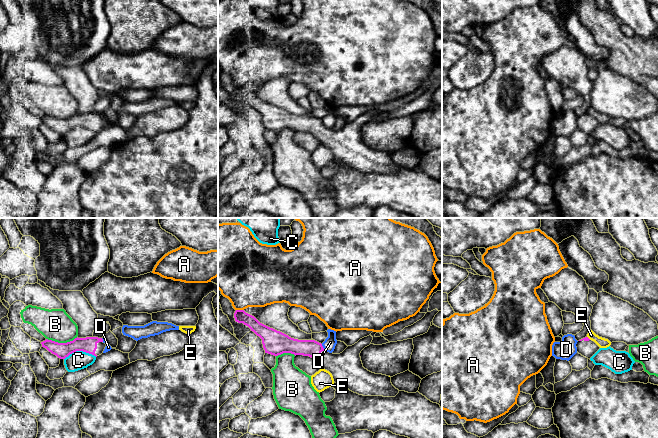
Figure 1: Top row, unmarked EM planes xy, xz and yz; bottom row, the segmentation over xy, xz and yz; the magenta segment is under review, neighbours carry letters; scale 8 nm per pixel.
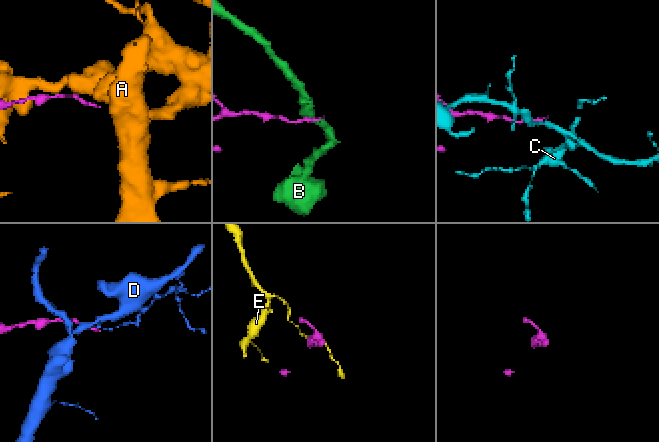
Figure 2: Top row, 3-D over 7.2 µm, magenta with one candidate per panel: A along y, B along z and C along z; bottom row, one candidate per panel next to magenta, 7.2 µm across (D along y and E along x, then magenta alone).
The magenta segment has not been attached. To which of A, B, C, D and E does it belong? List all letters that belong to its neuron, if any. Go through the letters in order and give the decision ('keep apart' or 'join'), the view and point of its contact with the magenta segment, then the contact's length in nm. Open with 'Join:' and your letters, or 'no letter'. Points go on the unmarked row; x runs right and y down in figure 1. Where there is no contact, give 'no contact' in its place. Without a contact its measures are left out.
Join: no letter
A: keep apart; meets magenta in xz at (240, 86); contact 60 nm long
B: keep apart; meets magenta in xy at (61, 119); contact 260 nm long
C: keep apart; meets magenta in xy at (80, 126); contact 260 nm long
D: keep apart; meets magenta in xz at (322, 123); contact 70 nm long
E: keep apart; meets magenta in yz at (588, 114); contact 40 nm long

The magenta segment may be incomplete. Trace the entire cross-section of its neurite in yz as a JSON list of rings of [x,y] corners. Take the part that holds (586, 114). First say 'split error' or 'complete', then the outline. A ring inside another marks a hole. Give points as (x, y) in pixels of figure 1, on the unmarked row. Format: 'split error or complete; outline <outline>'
split error; outline [[[588,113],[579,116],[576,123],[577,128],[588,135],[590,135],[600,125],[600,123]]]

